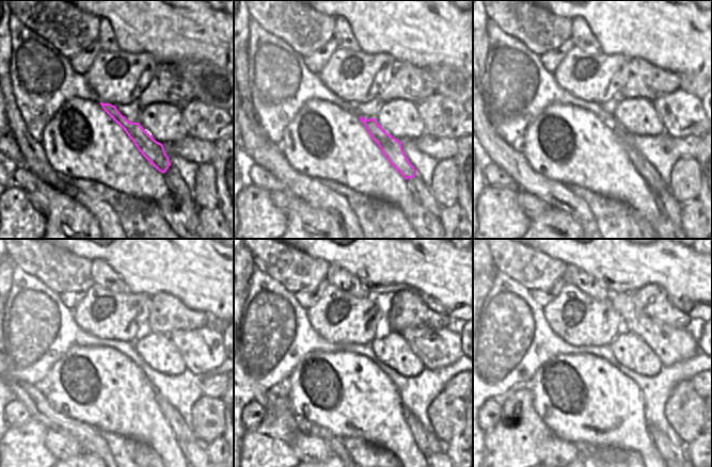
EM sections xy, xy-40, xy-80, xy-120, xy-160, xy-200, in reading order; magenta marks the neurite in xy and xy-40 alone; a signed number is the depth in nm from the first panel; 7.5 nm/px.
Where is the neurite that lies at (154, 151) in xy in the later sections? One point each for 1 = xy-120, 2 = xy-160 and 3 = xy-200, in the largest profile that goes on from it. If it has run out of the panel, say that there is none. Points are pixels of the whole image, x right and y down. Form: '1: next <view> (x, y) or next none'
1: next xy-120 (183, 433)
2: next xy-160 (427, 443)
3: next xy-200 (669, 452)

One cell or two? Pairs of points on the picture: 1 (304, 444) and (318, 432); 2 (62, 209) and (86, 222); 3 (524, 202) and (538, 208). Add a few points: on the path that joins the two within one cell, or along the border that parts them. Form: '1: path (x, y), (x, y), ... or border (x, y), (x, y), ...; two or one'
1: border (300, 432), (306, 436), (319, 437), (332, 452); two
2: path (68, 215), (75, 222), (80, 222); one
3: path (527, 202), (535, 207); one

